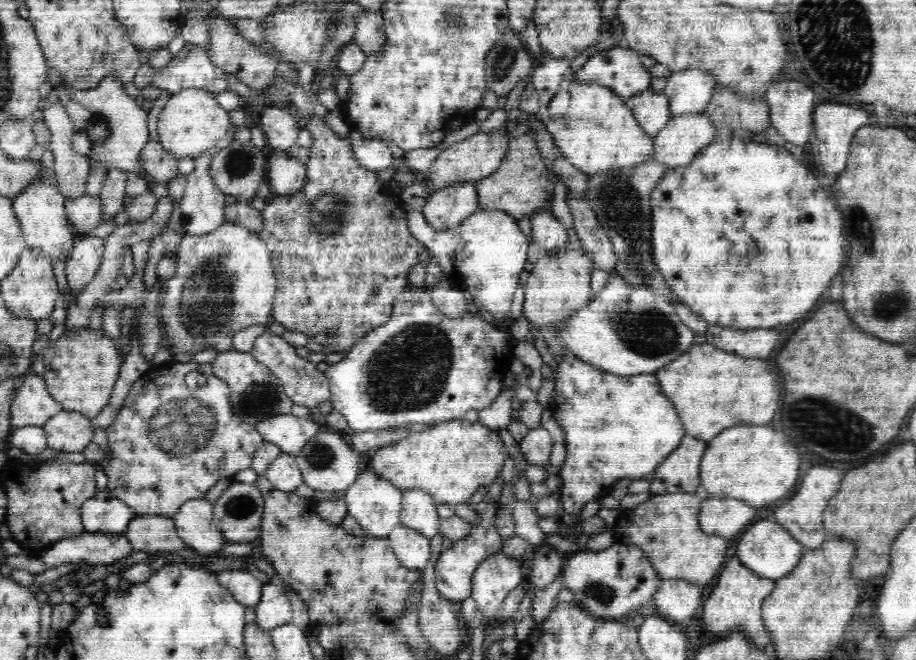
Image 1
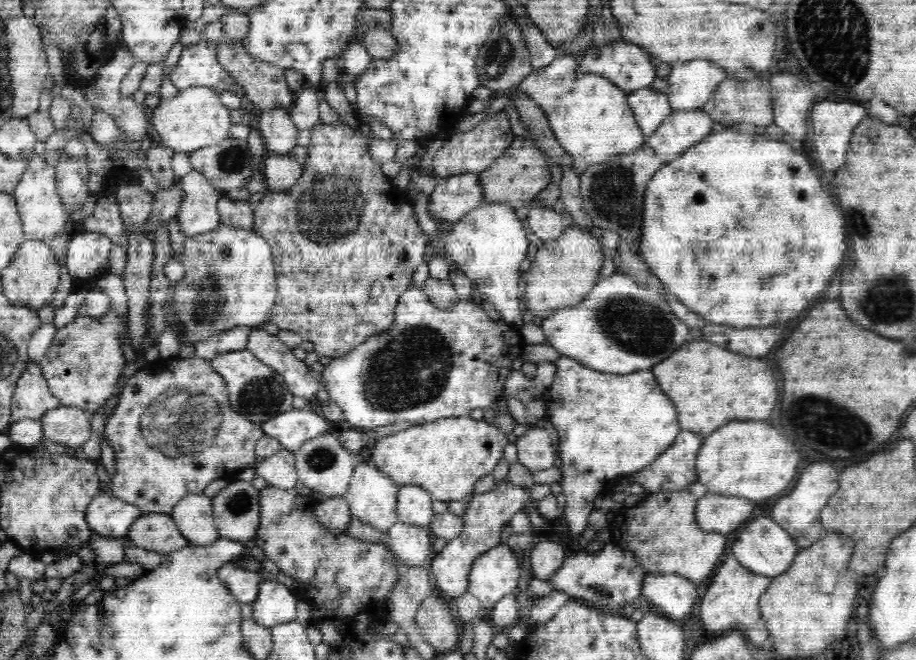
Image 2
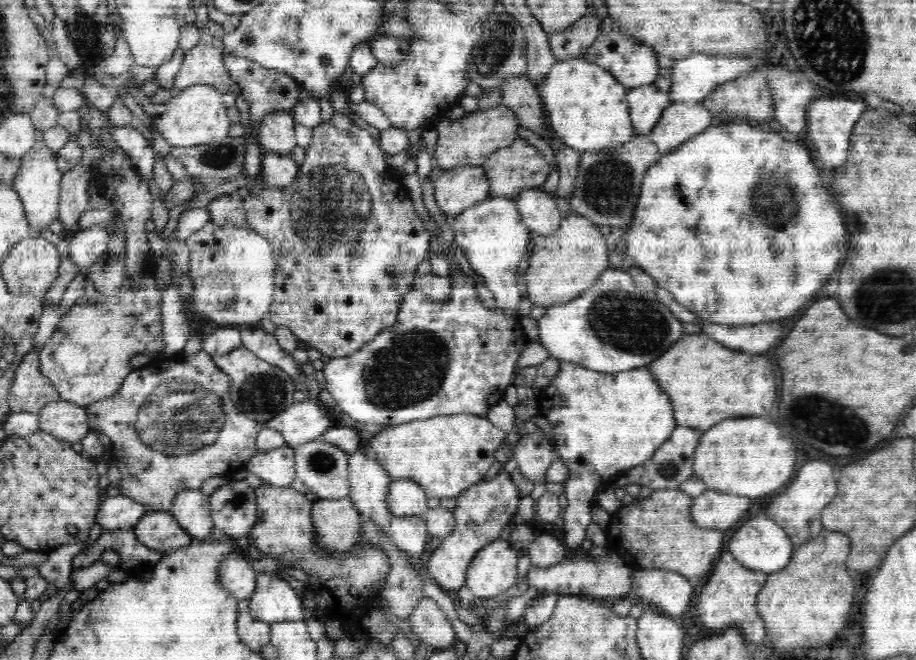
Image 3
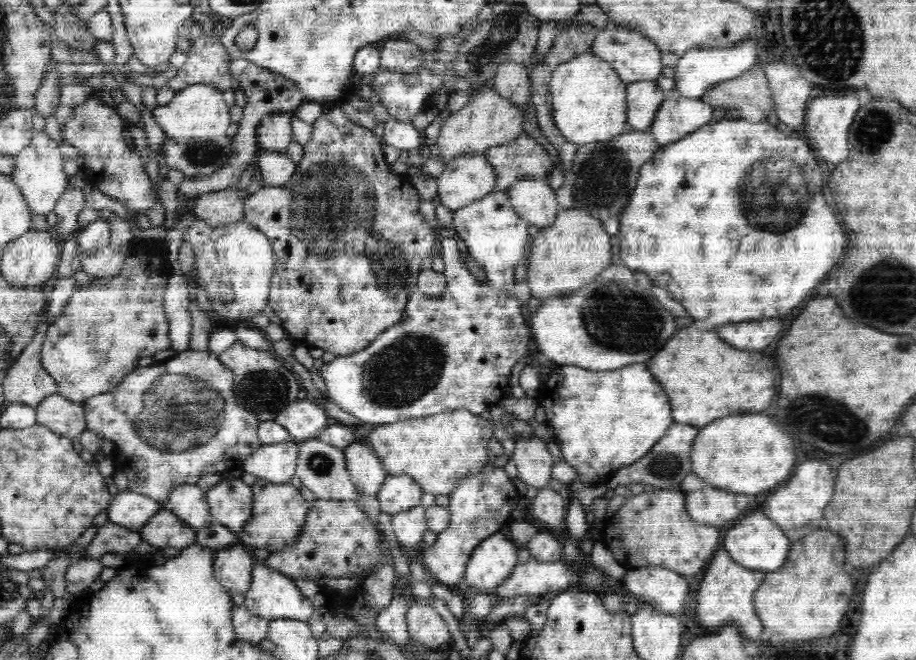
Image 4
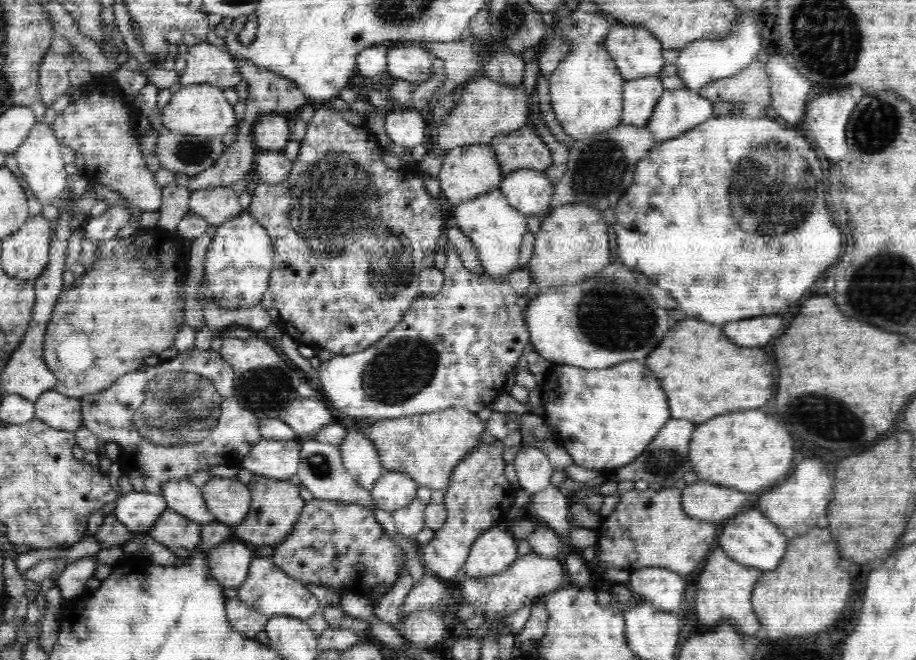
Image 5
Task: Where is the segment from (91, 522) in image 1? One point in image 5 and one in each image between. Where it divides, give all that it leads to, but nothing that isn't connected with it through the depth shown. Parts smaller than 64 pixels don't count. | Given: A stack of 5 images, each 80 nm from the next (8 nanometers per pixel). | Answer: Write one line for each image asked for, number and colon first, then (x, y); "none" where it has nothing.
2: (107, 516)
3: (118, 513)
4: (127, 509)
5: (137, 511)

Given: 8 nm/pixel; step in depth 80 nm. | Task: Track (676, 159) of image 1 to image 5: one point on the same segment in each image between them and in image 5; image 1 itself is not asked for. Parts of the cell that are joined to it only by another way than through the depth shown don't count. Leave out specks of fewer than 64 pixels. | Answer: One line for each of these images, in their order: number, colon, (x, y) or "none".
2: (681, 129)
3: (679, 122)
4: (677, 117)
5: (677, 111)

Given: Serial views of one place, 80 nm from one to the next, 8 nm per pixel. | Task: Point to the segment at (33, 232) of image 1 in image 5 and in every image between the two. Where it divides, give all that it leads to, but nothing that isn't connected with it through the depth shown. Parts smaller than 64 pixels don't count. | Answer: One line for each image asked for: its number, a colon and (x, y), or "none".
2: (41, 211)
3: (37, 182)
4: (38, 172)
5: (39, 158)

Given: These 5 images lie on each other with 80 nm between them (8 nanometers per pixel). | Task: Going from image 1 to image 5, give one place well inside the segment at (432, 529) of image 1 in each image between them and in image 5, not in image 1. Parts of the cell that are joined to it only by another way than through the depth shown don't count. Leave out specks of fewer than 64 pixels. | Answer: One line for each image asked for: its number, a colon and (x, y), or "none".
2: (414, 505)
3: (406, 498)
4: (401, 493)
5: (393, 490)

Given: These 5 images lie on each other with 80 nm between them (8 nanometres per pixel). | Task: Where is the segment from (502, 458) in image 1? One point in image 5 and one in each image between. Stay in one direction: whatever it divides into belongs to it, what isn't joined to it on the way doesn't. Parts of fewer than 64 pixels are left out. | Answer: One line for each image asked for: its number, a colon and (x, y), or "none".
2: (447, 457)
3: (445, 455)
4: (437, 451)
5: (428, 447)

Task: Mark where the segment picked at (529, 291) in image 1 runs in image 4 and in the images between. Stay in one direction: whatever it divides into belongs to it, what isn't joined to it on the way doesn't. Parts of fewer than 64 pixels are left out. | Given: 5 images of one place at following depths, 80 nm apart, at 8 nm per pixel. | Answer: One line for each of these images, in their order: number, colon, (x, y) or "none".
2: (563, 271)
3: (564, 264)
4: (569, 255)

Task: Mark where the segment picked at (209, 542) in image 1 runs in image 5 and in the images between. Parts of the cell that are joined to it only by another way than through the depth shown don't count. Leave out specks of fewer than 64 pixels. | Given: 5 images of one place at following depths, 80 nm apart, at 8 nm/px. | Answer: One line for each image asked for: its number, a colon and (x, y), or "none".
2: (193, 515)
3: (191, 508)
4: (188, 502)
5: (182, 496)

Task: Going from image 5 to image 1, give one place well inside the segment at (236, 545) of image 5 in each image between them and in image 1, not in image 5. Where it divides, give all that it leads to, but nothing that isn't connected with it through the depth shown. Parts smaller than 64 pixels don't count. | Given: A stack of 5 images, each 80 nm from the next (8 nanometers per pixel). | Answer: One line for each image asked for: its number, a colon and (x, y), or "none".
1: (245, 588)
2: (243, 584)
3: (236, 573)
4: (233, 565)

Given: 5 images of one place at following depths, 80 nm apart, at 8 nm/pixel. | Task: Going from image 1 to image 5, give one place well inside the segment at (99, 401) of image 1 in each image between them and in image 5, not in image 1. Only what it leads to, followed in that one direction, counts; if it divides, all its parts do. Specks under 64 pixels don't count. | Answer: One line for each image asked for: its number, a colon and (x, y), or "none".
2: (82, 365)
3: (87, 357)
4: (105, 328)
5: (129, 307)

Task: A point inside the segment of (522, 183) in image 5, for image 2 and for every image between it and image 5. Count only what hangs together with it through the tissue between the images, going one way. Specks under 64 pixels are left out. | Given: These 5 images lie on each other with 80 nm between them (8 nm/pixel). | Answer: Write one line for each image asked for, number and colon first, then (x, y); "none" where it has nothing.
2: (547, 224)
3: (539, 211)
4: (534, 200)

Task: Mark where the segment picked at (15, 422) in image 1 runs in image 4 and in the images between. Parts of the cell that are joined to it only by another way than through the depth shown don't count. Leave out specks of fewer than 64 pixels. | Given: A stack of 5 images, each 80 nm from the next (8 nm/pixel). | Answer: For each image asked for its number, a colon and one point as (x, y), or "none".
2: (31, 400)
3: (31, 391)
4: (27, 383)

